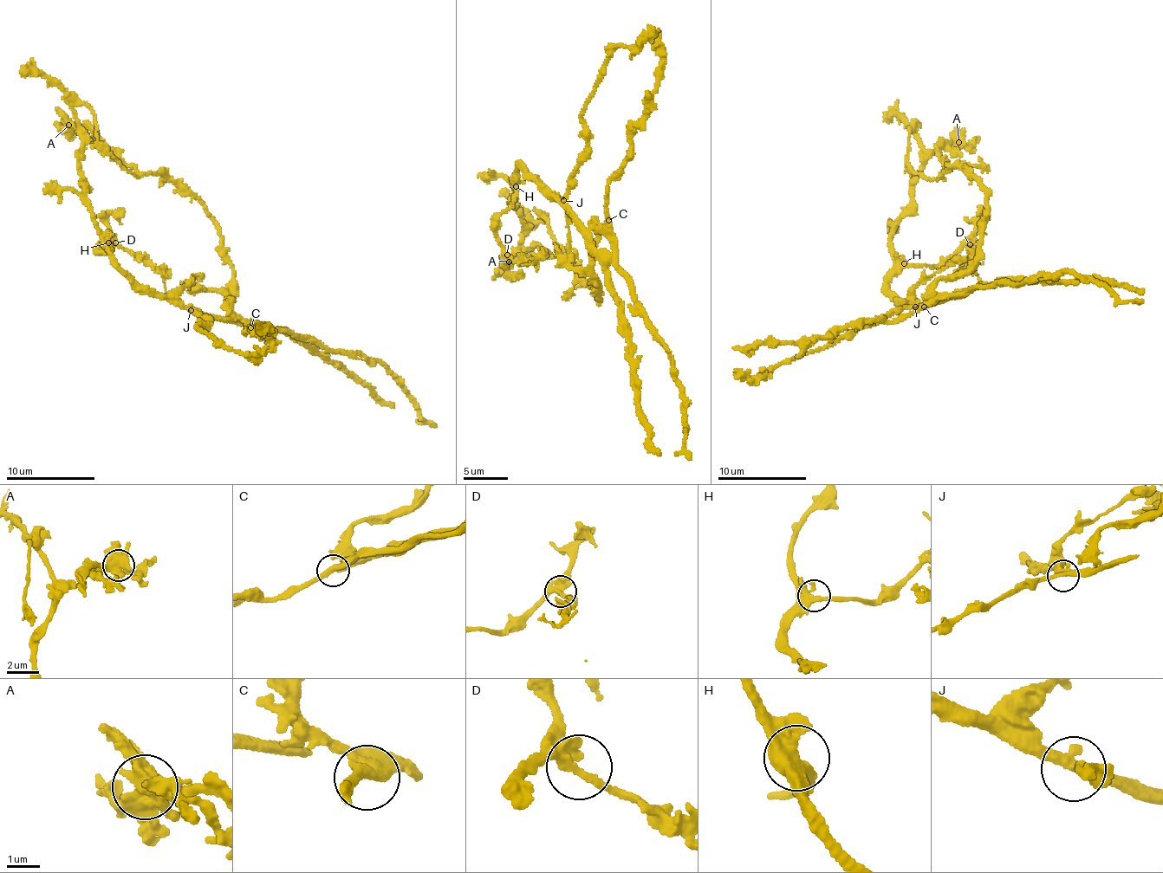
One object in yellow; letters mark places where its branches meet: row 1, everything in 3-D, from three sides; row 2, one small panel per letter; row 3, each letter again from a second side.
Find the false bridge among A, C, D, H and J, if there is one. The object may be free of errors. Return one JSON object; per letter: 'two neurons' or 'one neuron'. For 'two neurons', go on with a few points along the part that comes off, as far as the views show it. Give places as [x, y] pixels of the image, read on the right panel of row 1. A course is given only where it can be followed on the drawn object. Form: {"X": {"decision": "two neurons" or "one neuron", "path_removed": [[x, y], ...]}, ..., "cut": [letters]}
{"A": {"decision": "two neurons", "path_removed": [[958, 142], [941, 175], [975, 179], [987, 222], [980, 257], [936, 298], [1068, 271], [1142, 301]]}, "C": {"decision": "one neuron"}, "D": {"decision": "one neuron"}, "H": {"decision": "one neuron"}, "J": {"decision": "one neuron"}, "cut": ["A"]}

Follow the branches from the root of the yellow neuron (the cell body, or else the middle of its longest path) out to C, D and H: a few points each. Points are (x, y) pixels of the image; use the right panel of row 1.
C: (921, 304), (938, 300), (932, 296), (924, 307)
D: (921, 304), (904, 306), (888, 288), (888, 280), (903, 267), (941, 267), (964, 243), (970, 244)
H: (921, 304), (916, 307), (910, 302), (904, 306), (888, 288), (888, 277), (904, 263)

